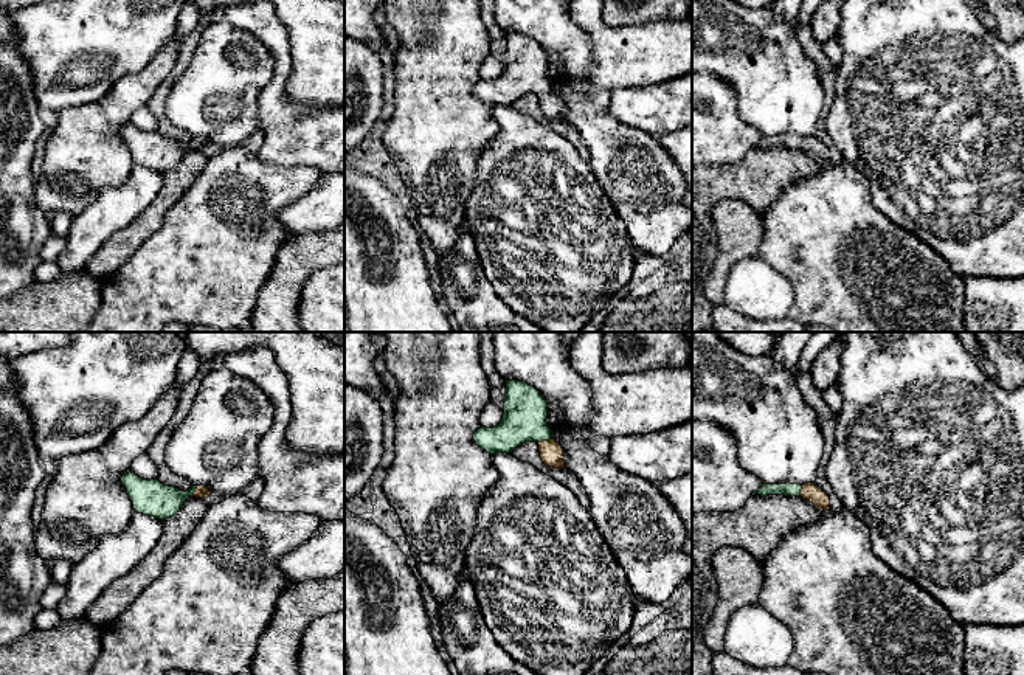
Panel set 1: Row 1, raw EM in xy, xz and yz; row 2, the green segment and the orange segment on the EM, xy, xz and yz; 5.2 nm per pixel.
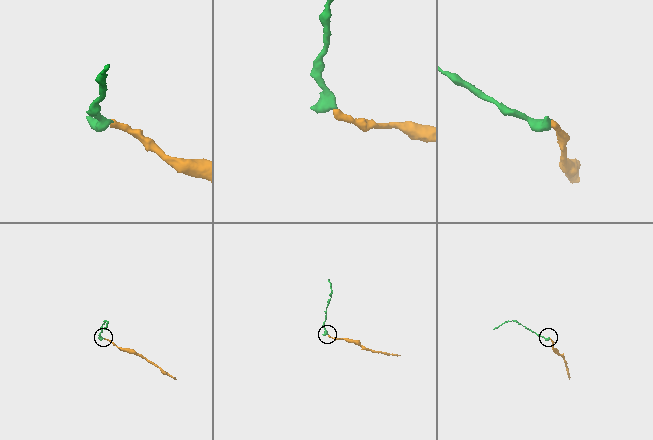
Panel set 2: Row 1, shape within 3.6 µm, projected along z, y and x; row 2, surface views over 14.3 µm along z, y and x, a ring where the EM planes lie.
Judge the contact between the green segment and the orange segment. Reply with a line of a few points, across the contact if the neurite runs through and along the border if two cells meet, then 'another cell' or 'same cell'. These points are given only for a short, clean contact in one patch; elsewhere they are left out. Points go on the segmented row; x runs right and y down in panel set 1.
xz (523, 421), (545, 439), (551, 452) | same cell

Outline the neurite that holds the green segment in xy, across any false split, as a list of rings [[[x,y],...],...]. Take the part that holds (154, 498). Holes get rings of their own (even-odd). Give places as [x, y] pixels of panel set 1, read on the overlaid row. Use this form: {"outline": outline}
{"outline": [[[129,472],[121,478],[135,512],[150,515],[158,520],[174,517],[189,497],[208,498],[211,492],[205,486],[191,486],[189,490],[180,490],[172,486],[166,486],[158,479],[143,479],[138,475]]]}

